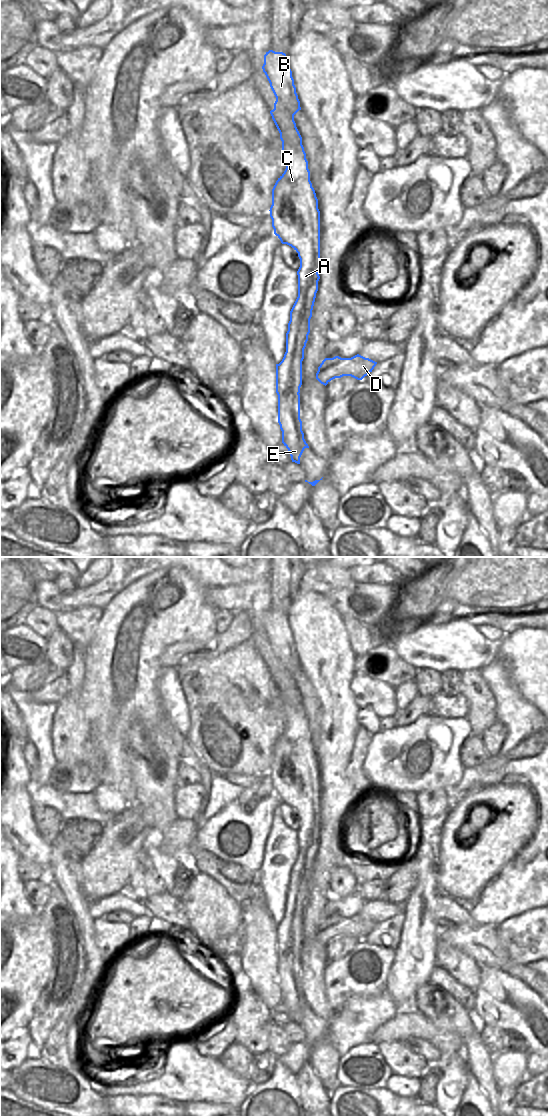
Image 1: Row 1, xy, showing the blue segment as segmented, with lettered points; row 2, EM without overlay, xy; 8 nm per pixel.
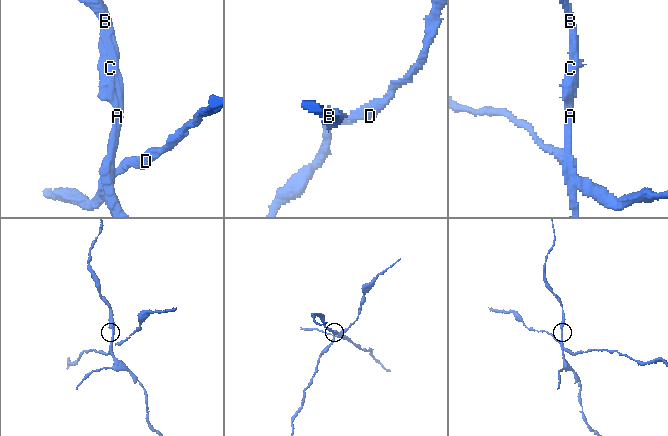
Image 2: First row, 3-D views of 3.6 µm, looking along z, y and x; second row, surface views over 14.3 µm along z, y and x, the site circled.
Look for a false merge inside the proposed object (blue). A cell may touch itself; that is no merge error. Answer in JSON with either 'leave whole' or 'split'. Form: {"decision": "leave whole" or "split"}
{"decision": "split"}

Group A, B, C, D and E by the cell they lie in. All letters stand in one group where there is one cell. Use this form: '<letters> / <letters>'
A B C E / D

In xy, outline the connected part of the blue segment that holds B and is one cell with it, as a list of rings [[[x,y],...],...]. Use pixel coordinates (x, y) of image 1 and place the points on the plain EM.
[[[269,610],[264,615],[262,629],[276,657],[274,669],[270,671],[270,674],[280,693],[282,711],[286,717],[286,729],[272,749],[270,777],[274,794],[280,799],[282,804],[291,806],[298,813],[300,819],[300,827],[297,831],[298,857],[290,871],[290,881],[286,893],[286,912],[282,921],[276,924],[278,983],[282,991],[282,1003],[288,1009],[292,1022],[300,1024],[300,1017],[304,1009],[309,1008],[309,1006],[304,999],[300,972],[288,972],[286,940],[290,941],[291,948],[296,945],[300,953],[304,909],[310,893],[310,879],[320,839],[318,834],[320,830],[320,771],[318,769],[318,759],[310,741],[310,731],[302,705],[302,697],[294,681],[294,675],[301,670],[301,667],[286,614]]]

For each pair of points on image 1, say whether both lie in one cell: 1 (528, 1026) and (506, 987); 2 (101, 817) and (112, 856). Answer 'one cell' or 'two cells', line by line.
1: one cell
2: two cells

